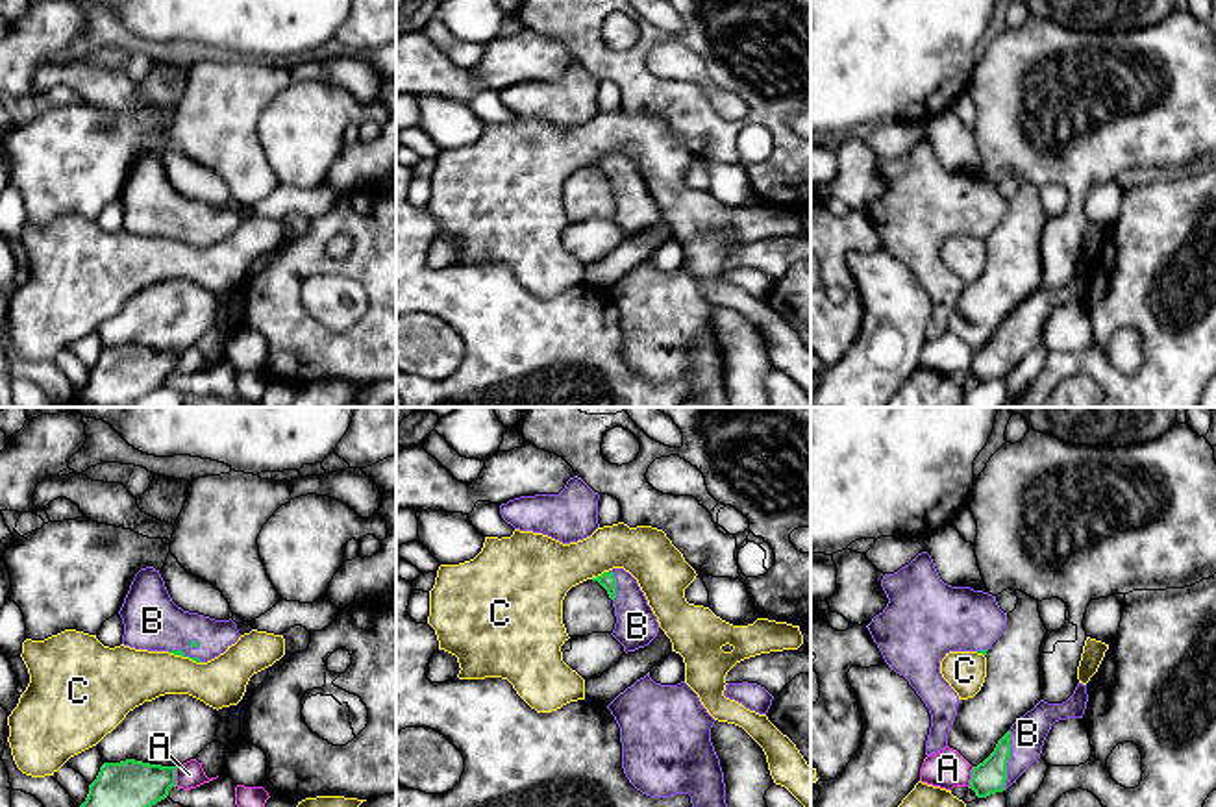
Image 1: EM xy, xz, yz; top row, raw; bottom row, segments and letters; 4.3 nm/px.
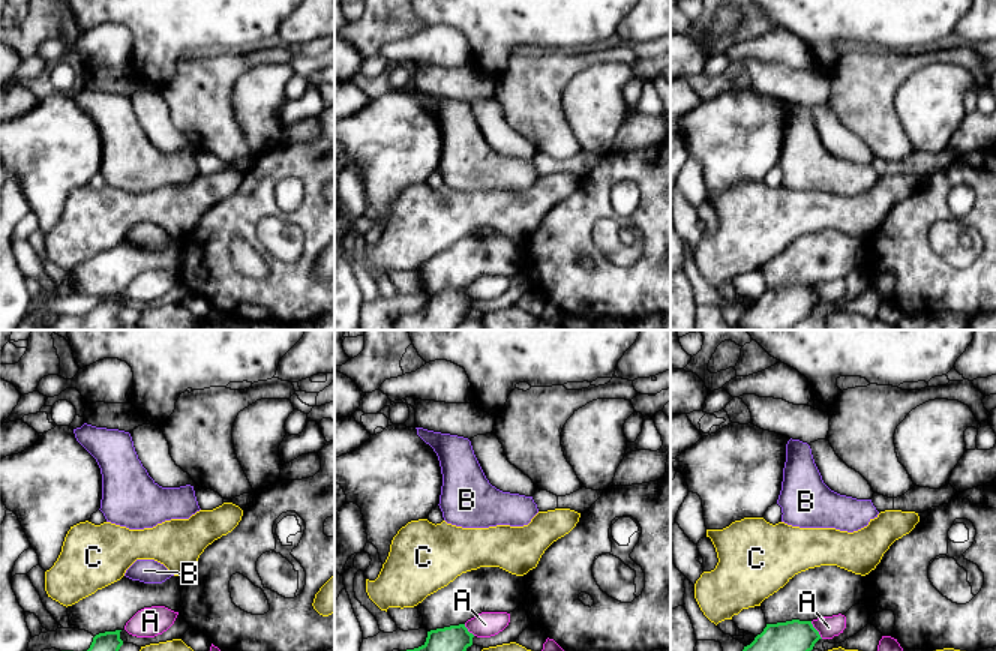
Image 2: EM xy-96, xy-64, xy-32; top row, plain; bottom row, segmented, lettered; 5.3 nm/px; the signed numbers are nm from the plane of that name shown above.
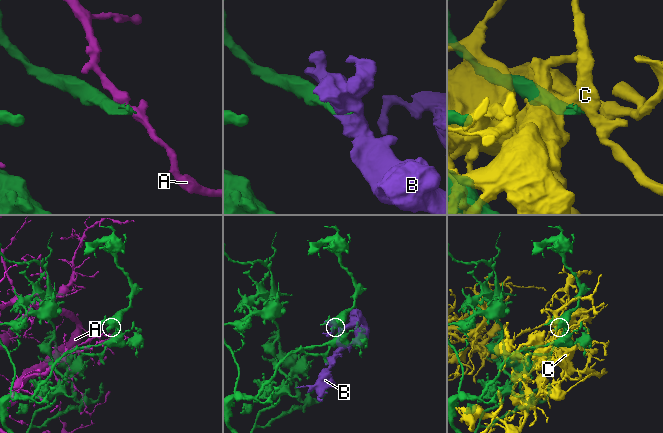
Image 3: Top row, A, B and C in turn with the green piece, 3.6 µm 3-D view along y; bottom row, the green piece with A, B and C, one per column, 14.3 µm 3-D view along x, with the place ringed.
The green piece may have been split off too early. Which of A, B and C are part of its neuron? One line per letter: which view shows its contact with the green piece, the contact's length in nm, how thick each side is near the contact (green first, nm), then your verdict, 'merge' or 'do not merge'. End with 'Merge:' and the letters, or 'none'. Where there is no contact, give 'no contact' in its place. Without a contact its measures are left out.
A: meets green in yz; contact 100 nm long; 140 nm thick on the green side, 170 nm on the other; do not merge
B: meets green in yz; contact 260 nm long; 140 nm thick on the green side, 160 nm on the other; merge
C: meets green in xz; contact 90 nm long; 70 nm thick on the green side, 300 nm on the other; do not merge
Merge: B

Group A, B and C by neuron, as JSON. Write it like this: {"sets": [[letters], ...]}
{"sets": [["A"], ["B"], ["C"]]}

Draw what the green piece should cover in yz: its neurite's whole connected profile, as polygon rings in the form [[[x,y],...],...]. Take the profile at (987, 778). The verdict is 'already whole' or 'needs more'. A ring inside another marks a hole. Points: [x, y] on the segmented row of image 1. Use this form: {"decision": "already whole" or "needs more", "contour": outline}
{"decision": "needs more", "contour": [[[1077,683],[1073,694],[1062,703],[1040,700],[1011,726],[998,740],[994,751],[974,766],[968,788],[972,788],[977,798],[1007,790],[1040,759],[1051,726],[1066,718],[1083,718],[1086,701],[1088,694],[1083,683]]]}

